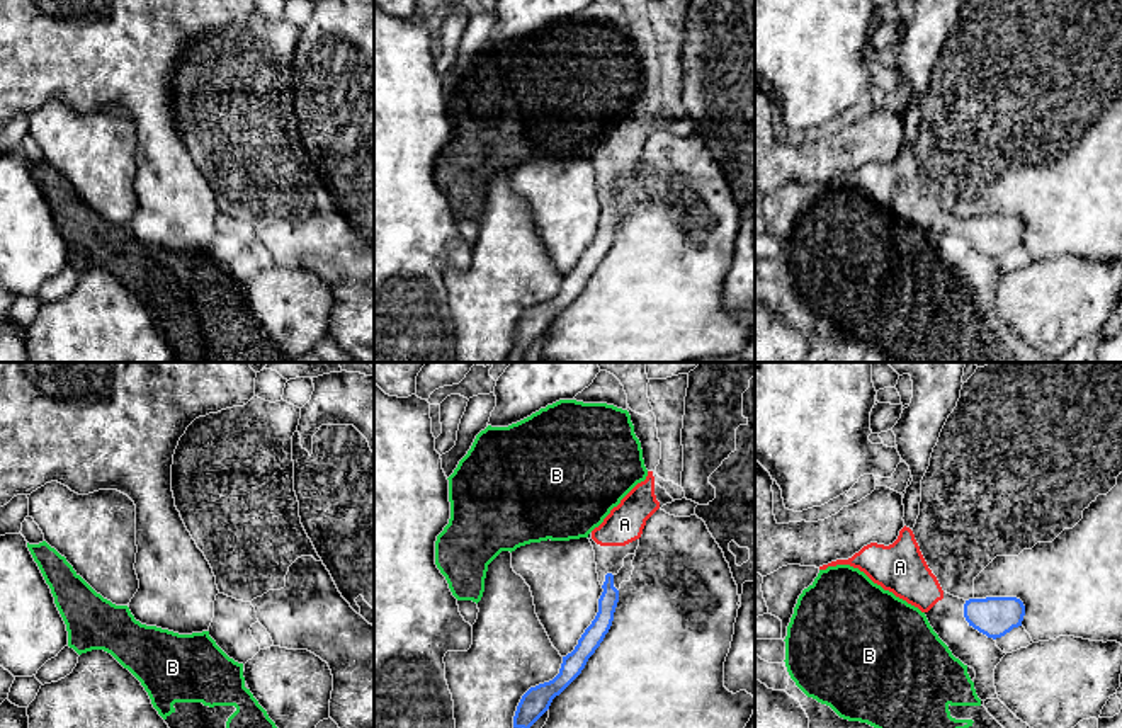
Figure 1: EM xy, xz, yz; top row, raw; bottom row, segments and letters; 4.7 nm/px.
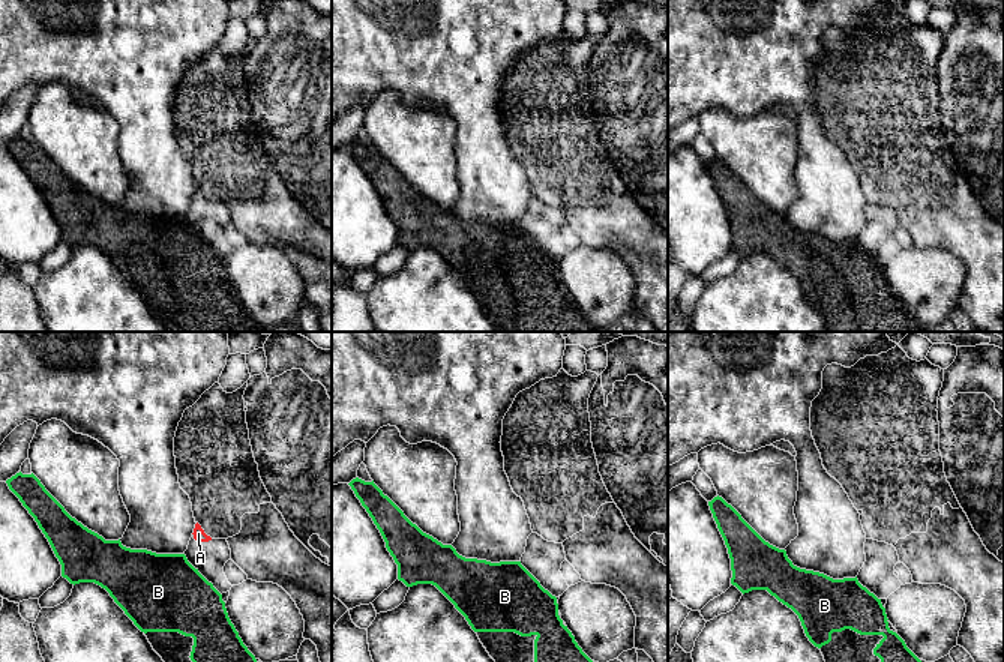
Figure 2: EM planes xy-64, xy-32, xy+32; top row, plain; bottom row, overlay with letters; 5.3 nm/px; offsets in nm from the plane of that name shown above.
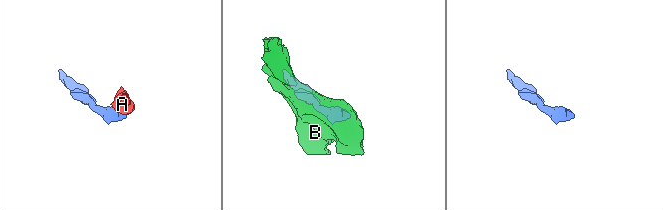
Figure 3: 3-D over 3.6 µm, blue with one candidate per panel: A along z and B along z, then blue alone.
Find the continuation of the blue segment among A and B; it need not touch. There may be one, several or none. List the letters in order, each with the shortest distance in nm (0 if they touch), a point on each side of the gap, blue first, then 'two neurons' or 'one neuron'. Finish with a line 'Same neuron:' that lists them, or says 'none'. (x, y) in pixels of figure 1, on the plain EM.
A: 110 nm | yz (964, 223), (942, 216) | one neuron
B: 150 nm | yz (969, 244), (947, 266) | two neurons
Same neuron: A

